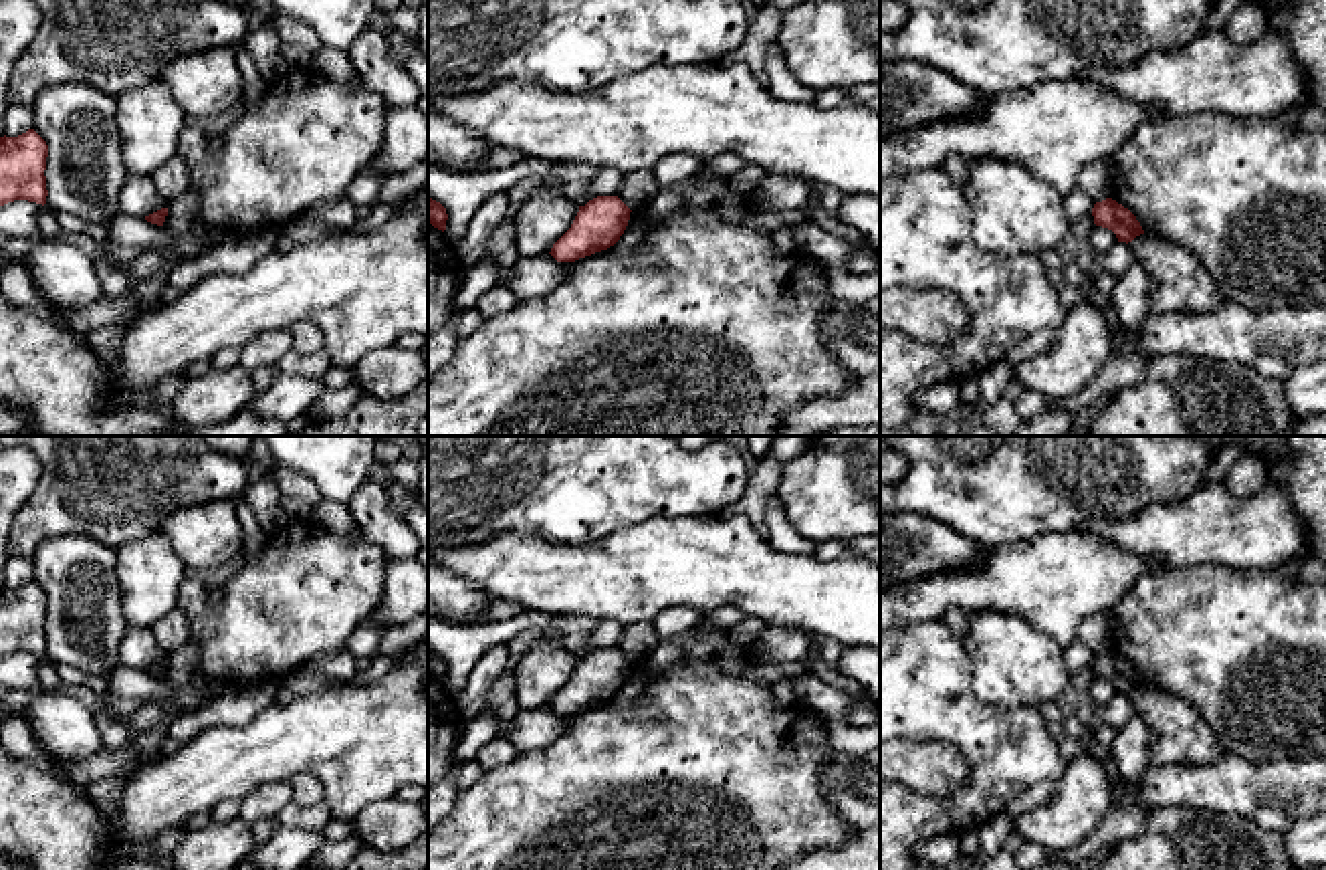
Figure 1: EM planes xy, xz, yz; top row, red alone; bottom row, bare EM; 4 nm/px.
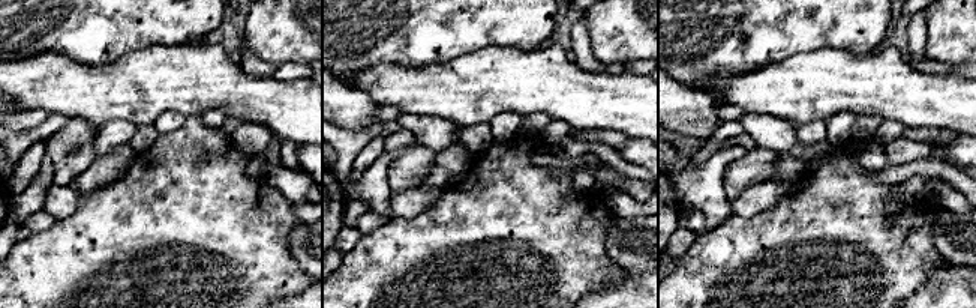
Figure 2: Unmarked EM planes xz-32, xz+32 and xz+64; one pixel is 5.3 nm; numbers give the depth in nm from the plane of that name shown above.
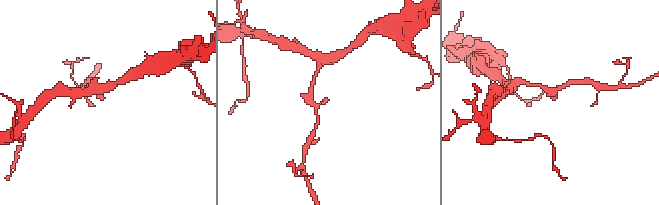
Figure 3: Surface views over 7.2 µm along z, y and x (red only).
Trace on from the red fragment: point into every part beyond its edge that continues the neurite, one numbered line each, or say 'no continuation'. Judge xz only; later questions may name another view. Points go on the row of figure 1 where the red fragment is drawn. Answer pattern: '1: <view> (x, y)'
no continuation

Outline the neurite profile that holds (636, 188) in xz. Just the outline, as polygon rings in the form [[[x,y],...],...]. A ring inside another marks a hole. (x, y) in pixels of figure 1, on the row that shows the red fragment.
[[[652,170],[648,172],[628,172],[616,192],[616,196],[630,208],[642,208],[656,192],[656,178]]]

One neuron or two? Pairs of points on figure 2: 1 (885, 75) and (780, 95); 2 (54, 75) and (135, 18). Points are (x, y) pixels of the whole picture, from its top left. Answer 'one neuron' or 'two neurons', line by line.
1: one neuron
2: two neurons

